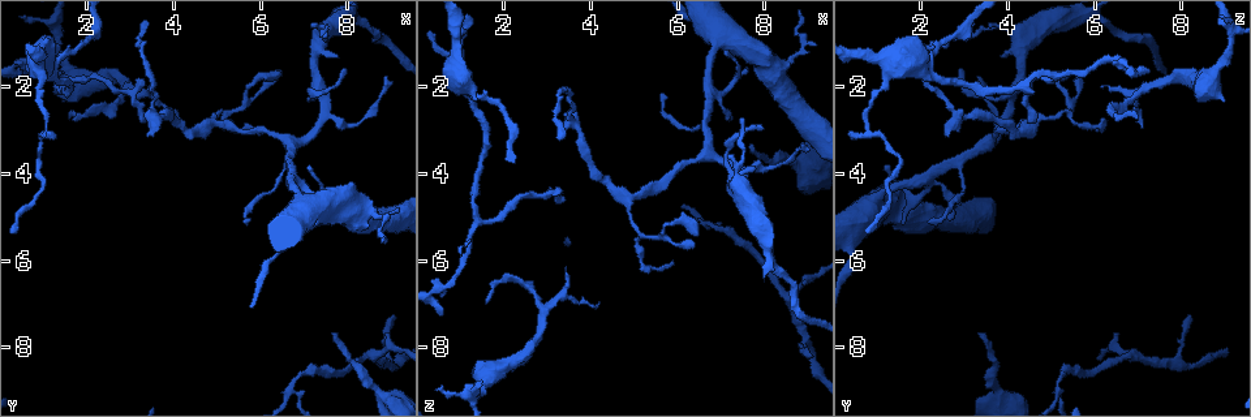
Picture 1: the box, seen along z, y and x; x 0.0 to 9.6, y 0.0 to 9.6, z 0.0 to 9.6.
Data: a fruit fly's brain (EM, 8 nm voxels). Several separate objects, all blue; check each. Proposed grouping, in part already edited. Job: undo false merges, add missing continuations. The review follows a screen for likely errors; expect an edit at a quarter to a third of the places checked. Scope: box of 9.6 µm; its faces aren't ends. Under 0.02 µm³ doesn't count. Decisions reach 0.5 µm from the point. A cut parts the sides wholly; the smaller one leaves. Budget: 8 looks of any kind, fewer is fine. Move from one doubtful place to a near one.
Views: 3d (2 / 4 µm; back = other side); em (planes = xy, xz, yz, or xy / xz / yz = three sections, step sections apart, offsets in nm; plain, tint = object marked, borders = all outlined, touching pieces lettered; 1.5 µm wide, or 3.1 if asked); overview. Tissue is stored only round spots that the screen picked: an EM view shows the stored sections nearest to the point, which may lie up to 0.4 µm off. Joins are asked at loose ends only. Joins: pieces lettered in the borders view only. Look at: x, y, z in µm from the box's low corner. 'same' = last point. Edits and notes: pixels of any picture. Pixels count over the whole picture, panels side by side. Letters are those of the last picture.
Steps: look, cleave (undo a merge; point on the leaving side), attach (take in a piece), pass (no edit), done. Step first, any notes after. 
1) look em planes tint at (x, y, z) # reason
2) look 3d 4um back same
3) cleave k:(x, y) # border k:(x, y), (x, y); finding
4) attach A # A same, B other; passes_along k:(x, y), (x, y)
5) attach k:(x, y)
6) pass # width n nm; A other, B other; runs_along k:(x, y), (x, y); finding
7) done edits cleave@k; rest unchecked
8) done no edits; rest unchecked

look 3d 4um at (7.80, 7.60, 3.35)

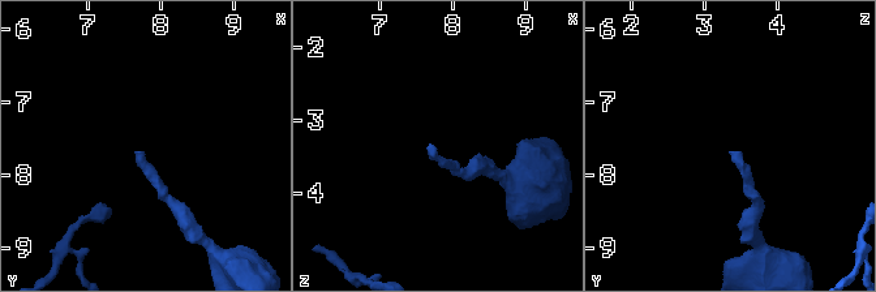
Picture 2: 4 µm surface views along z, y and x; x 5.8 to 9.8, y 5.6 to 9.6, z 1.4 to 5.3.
look em yz step 8 borders at (7.80, 7.65, 3.40) # now the EM

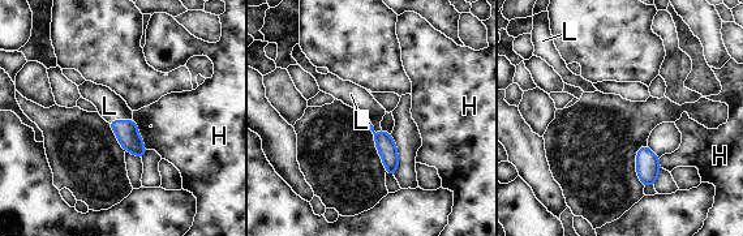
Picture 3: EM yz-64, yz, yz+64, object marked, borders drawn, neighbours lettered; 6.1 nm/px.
look em planes borders same # cut it another way

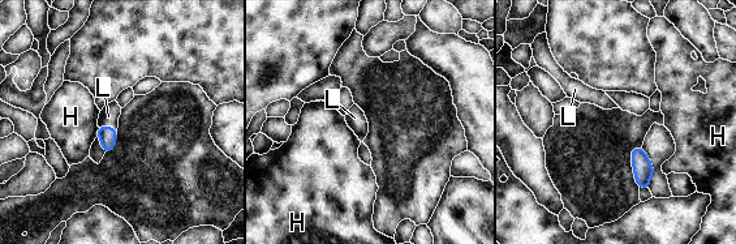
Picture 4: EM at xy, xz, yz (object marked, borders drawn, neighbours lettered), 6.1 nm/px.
attach L # width 110 nm; H other, L same; passes_along 4:(107, 135), (108, 127), (108, 116); the cell continues

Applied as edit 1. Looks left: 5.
look 3d 2um back at (3.25, 1.85, 4.55) # branch stops here

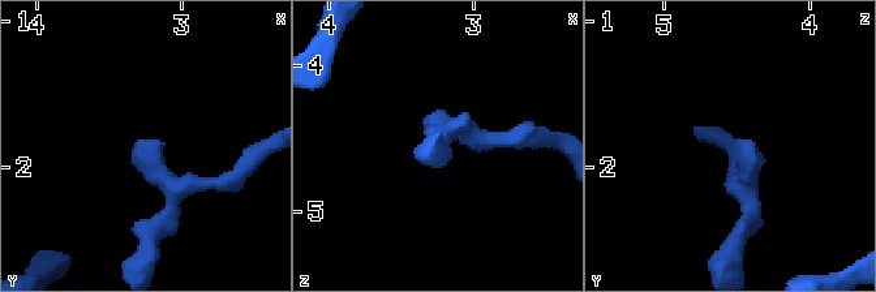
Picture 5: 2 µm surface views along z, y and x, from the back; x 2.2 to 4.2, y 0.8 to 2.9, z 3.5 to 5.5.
look em yz step 8 tint at (3.18, 1.78, 4.48) # now the EM

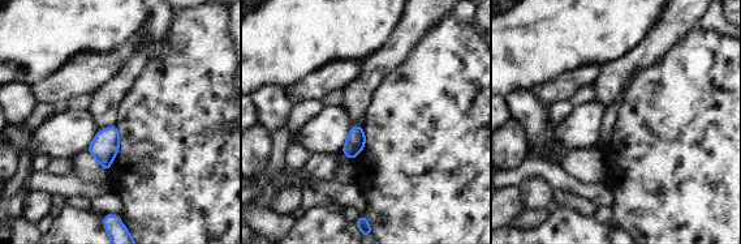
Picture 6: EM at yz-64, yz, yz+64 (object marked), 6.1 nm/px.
look em planes borders same

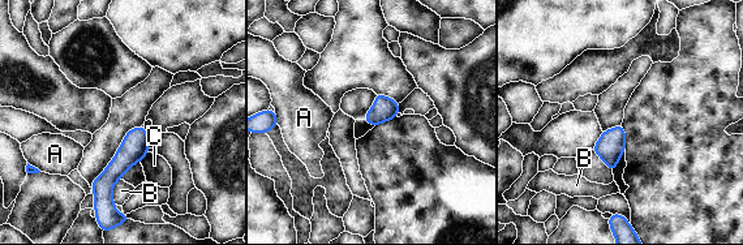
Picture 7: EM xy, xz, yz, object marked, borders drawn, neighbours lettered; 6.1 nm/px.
pass # A other, B other, C other; runs_along 7:(141, 130), (134, 147), (98, 193); no lettered piece goes on from it

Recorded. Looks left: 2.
done edits attach@4; rest unchecked

